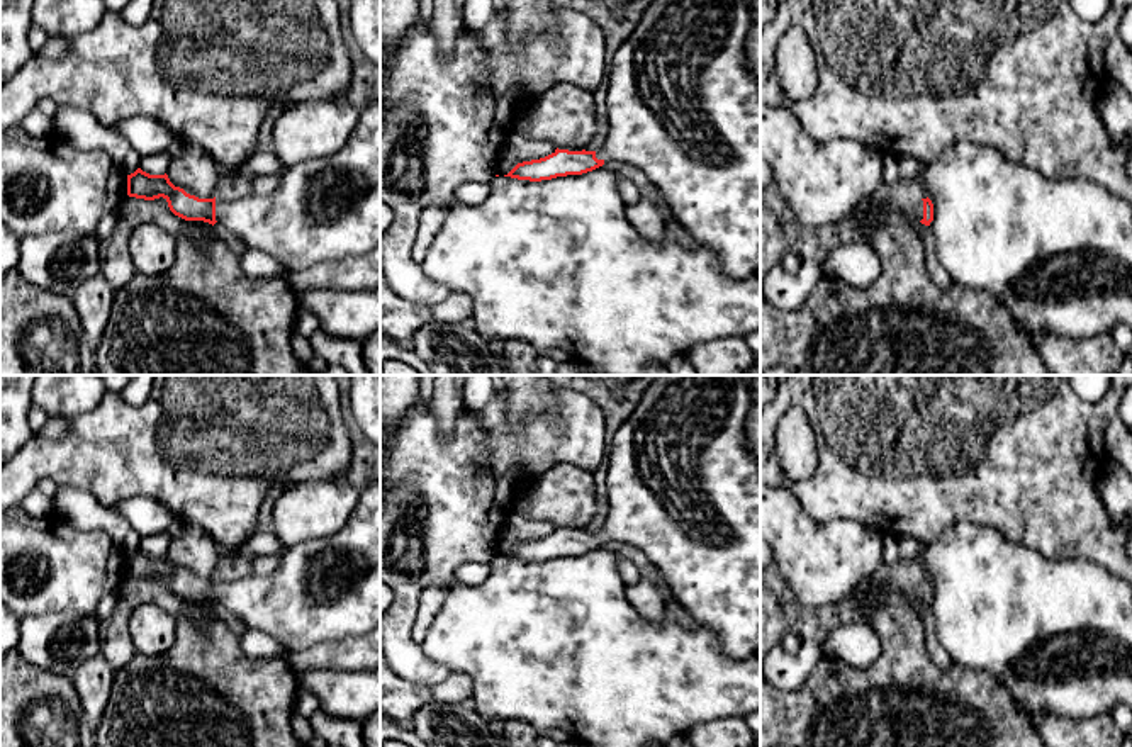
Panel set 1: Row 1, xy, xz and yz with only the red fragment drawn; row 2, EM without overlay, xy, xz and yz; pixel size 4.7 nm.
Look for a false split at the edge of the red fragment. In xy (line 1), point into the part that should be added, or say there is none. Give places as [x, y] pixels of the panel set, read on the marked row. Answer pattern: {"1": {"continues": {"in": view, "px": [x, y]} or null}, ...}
{"1": {"continues": {"in": "xy", "px": [326, 209]}}}

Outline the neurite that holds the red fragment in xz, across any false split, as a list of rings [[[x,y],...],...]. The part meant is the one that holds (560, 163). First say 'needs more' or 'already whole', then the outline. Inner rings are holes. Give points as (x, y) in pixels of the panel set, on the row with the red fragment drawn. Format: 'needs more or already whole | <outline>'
needs more | [[[652,0],[633,34],[614,51],[608,68],[608,136],[597,151],[555,149],[552,154],[518,163],[507,175],[518,180],[541,182],[567,175],[582,175],[606,160],[630,163],[647,173],[679,224],[703,246],[709,248],[731,278],[747,278],[760,270],[760,85],[747,65],[745,41],[750,31],[750,0]]]

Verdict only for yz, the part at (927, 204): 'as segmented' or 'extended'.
extended

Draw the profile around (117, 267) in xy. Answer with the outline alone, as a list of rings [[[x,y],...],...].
[[[127,197],[117,209],[117,221],[110,238],[105,241],[105,258],[102,260],[102,275],[107,282],[119,290],[137,272],[129,253],[129,238],[139,224],[156,224],[175,239],[180,234],[188,234],[193,241],[205,243],[209,238],[216,238],[212,227],[199,227],[192,221],[185,221],[175,216],[166,199],[144,200]]]

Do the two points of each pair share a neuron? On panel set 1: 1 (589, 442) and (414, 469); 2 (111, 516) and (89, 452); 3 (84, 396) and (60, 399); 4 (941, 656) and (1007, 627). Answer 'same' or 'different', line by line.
1: same
2: different
3: same
4: different

